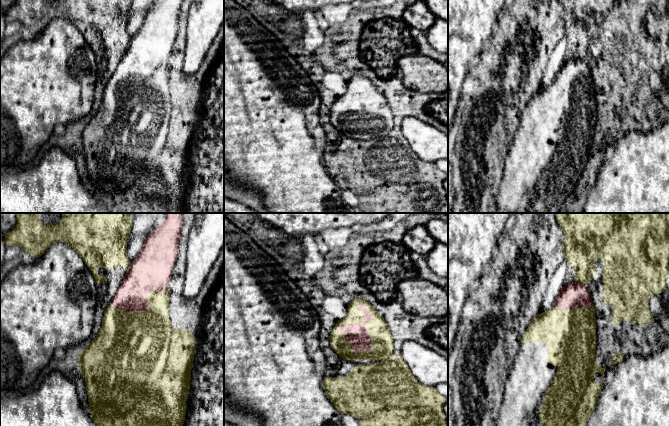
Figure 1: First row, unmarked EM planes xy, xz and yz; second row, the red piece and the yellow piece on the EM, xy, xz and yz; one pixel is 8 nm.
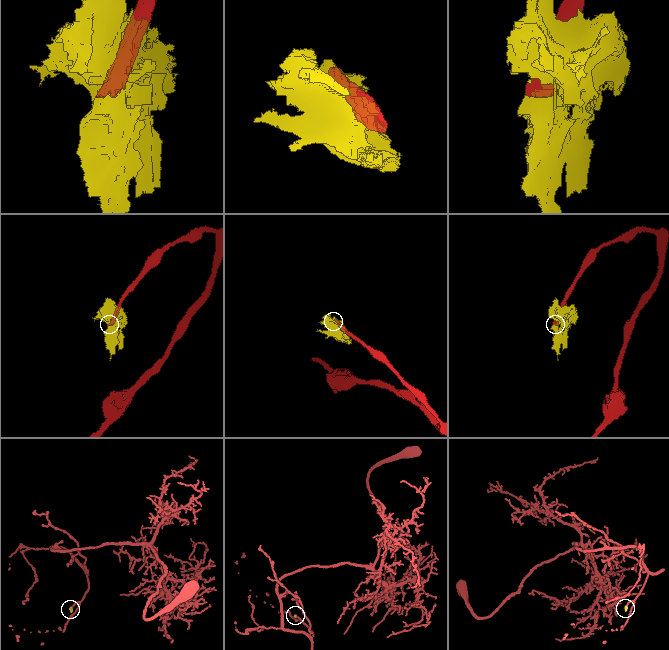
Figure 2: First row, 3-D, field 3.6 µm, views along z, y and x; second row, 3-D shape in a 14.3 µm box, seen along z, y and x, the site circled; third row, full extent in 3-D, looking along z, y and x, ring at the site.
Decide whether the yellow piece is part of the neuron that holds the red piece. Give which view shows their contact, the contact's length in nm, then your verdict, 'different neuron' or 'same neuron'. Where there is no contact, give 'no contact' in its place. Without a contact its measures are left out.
meets red in xz; contact 420 nm long; same neuron

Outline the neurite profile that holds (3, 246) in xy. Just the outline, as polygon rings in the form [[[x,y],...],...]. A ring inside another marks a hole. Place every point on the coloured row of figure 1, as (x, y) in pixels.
[[[0,232],[0,269],[1,269],[2,263],[4,261],[6,248],[7,248],[7,245],[5,242],[5,235]]]

